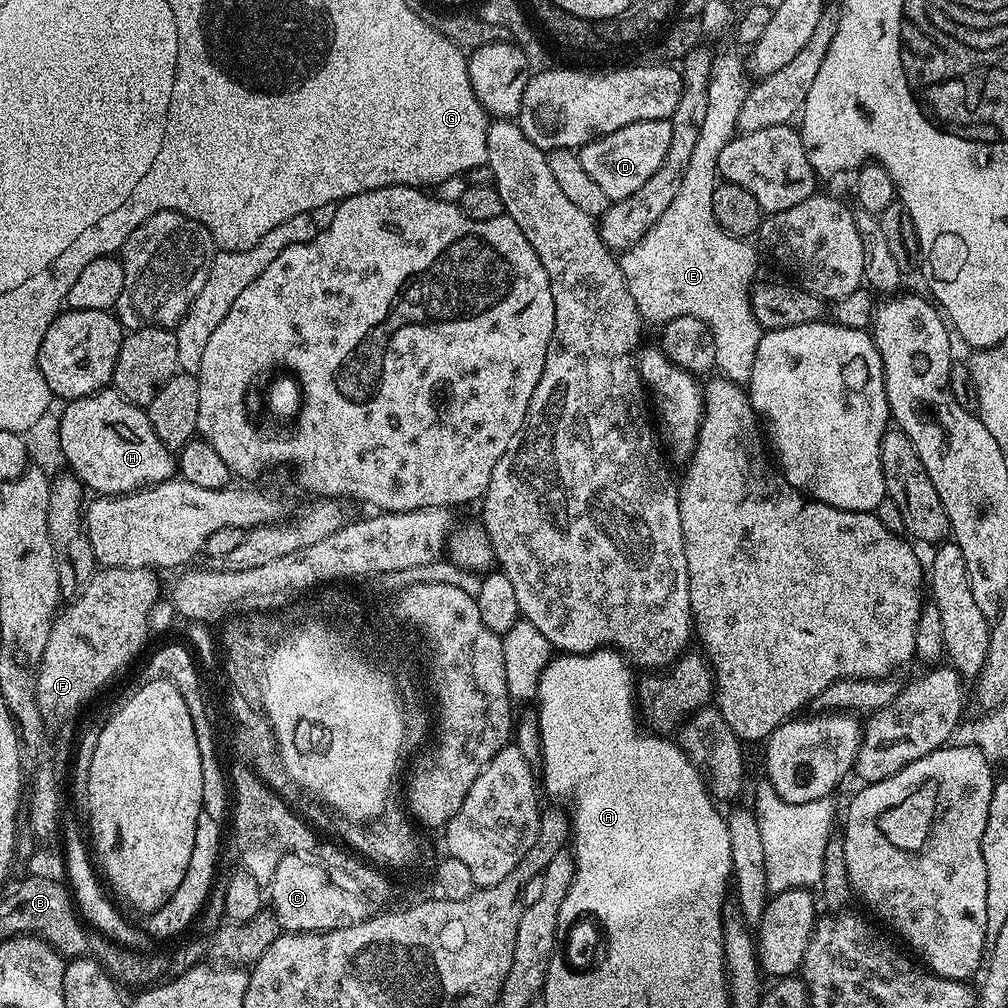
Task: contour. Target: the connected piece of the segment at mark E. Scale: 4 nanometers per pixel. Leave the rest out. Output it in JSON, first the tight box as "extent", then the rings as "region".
{"extent":[618,52,762,386],"region":[[[716,52],[712,57],[712,73],[710,74],[710,82],[708,83],[708,102],[706,104],[706,118],[702,118],[702,126],[698,130],[698,142],[694,142],[694,152],[690,154],[690,162],[686,166],[686,170],[682,174],[682,186],[678,190],[678,195],[674,197],[674,202],[670,202],[670,207],[666,209],[666,214],[662,214],[662,218],[658,218],[658,222],[654,222],[654,226],[650,226],[650,230],[646,230],[646,234],[638,242],[634,242],[634,246],[623,249],[619,253],[618,259],[620,269],[626,278],[626,286],[630,290],[630,298],[634,298],[634,306],[638,306],[640,311],[641,321],[648,320],[655,326],[662,326],[667,320],[674,318],[682,318],[689,316],[690,318],[698,318],[702,322],[706,322],[706,326],[714,334],[714,342],[716,343],[716,368],[721,372],[723,379],[733,380],[735,384],[741,386],[747,385],[750,378],[750,370],[754,366],[754,354],[758,350],[758,342],[762,335],[762,329],[758,321],[754,318],[754,310],[752,309],[752,290],[756,276],[756,256],[758,252],[755,247],[752,248],[747,239],[739,236],[731,236],[726,230],[722,230],[722,226],[718,226],[718,222],[714,218],[714,190],[718,183],[718,173],[716,171],[716,163],[718,162],[718,154],[722,154],[722,146],[726,146],[732,141],[733,136],[737,135],[738,129],[738,114],[742,111],[742,102],[746,98],[750,87],[750,76],[746,71],[746,64],[743,59],[740,60],[732,52]]]}

